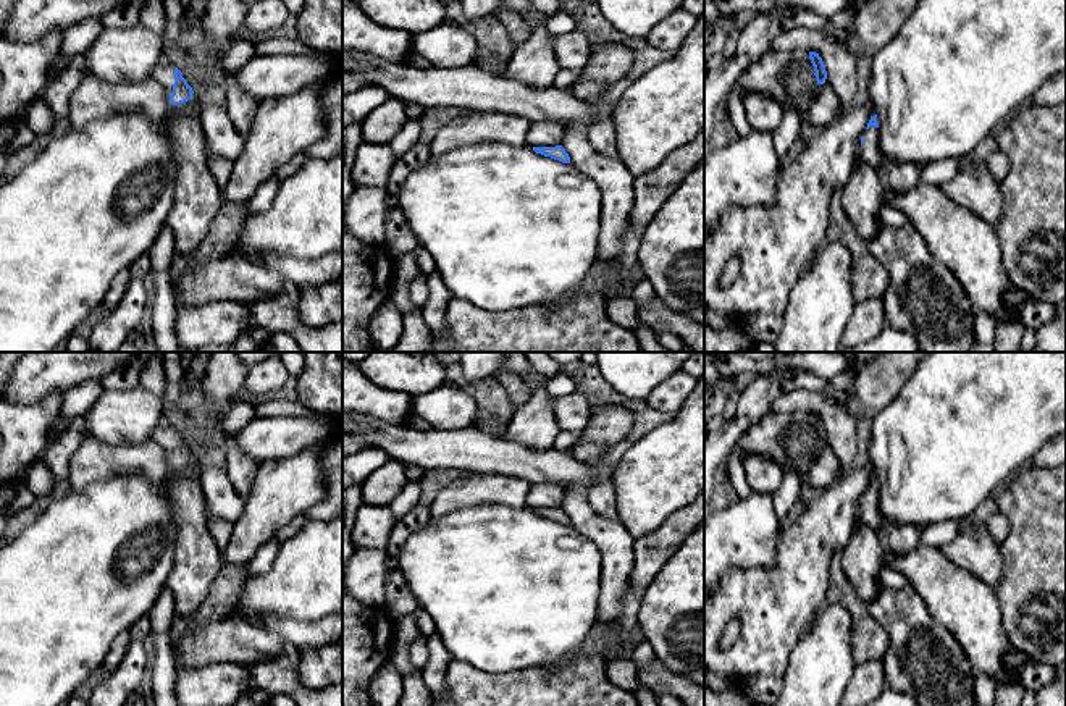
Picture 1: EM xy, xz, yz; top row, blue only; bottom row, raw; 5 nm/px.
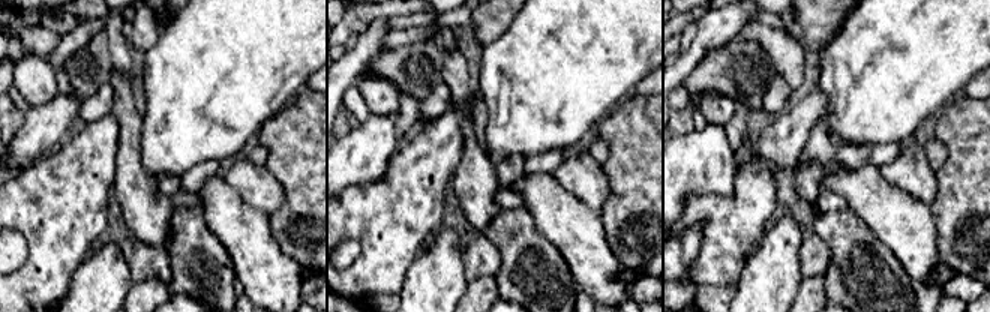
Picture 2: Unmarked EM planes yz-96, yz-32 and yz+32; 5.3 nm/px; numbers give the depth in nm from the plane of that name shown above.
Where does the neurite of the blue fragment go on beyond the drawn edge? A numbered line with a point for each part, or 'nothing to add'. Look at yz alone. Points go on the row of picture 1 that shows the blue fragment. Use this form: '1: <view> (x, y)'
1: yz (869, 154)

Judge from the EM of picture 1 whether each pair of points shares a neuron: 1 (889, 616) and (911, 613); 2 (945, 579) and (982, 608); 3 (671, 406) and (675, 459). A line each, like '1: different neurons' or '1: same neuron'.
1: same neuron
2: same neuron
3: different neurons

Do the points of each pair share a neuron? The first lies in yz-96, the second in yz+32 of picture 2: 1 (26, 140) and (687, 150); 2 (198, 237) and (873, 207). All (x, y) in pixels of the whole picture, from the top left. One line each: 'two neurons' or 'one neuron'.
1: one neuron
2: two neurons

